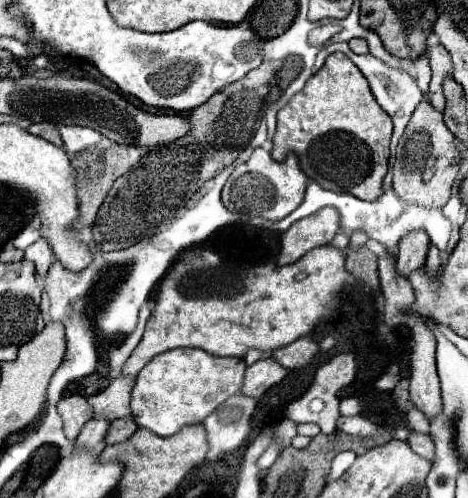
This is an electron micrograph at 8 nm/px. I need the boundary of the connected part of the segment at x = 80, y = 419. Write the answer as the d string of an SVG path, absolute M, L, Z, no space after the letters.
M80 394L62 398L58 402L58 412L60 412L62 420L64 420L64 434L66 434L68 440L76 440L82 426L94 416L92 406Z

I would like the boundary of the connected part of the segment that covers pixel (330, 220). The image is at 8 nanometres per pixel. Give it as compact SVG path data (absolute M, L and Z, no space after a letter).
M330 206L318 210L308 218L302 218L300 222L294 222L282 234L282 250L278 256L278 264L292 264L312 248L330 244L338 232L338 226L340 214L336 214L336 210L332 210Z

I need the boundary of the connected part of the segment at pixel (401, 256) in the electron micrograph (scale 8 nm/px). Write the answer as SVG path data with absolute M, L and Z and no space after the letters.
M422 230L410 232L408 236L404 236L400 242L400 248L398 248L398 262L396 262L398 274L408 276L416 268L424 266L428 244L430 244L430 238Z

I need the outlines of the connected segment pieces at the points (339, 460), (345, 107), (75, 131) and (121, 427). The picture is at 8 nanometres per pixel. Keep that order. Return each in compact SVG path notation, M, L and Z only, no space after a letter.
M340 452L340 454L332 460L332 468L330 468L330 474L328 474L328 482L340 478L340 476L352 466L354 458L356 458L354 452Z
M330 54L324 66L306 86L278 112L272 158L282 160L288 152L300 158L302 170L322 188L352 194L360 200L382 196L382 180L388 172L392 120L372 98L368 80L346 54Z
M60 126L60 136L64 140L64 150L68 154L76 154L80 150L92 148L102 138L96 130L82 128L82 126Z
M128 414L128 416L124 416L124 418L118 418L118 420L114 420L112 424L110 424L110 428L108 428L108 434L106 434L106 444L120 444L120 442L124 442L124 440L128 440L134 432L136 432L136 422L134 422L134 418L132 418L132 414Z

